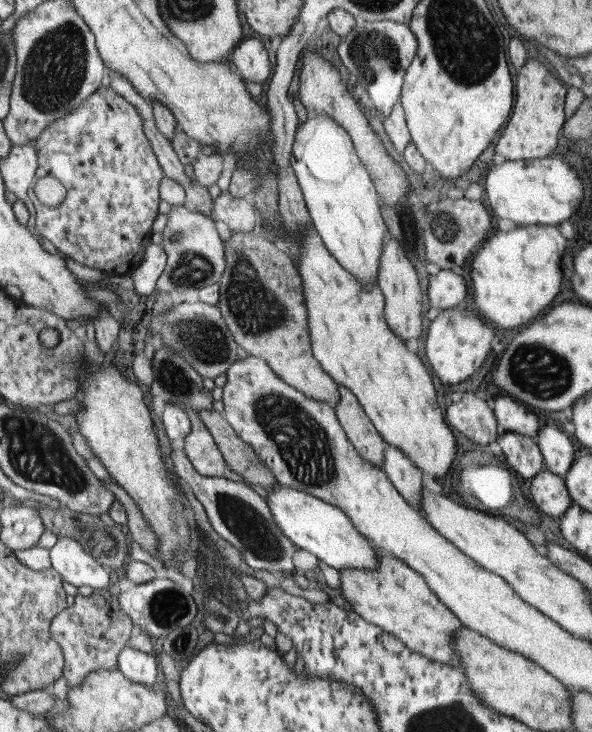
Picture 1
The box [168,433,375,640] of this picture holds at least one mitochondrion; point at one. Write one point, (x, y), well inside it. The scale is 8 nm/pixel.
(242, 519)

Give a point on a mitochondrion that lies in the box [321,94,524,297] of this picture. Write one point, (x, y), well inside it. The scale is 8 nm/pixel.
(442, 227)

